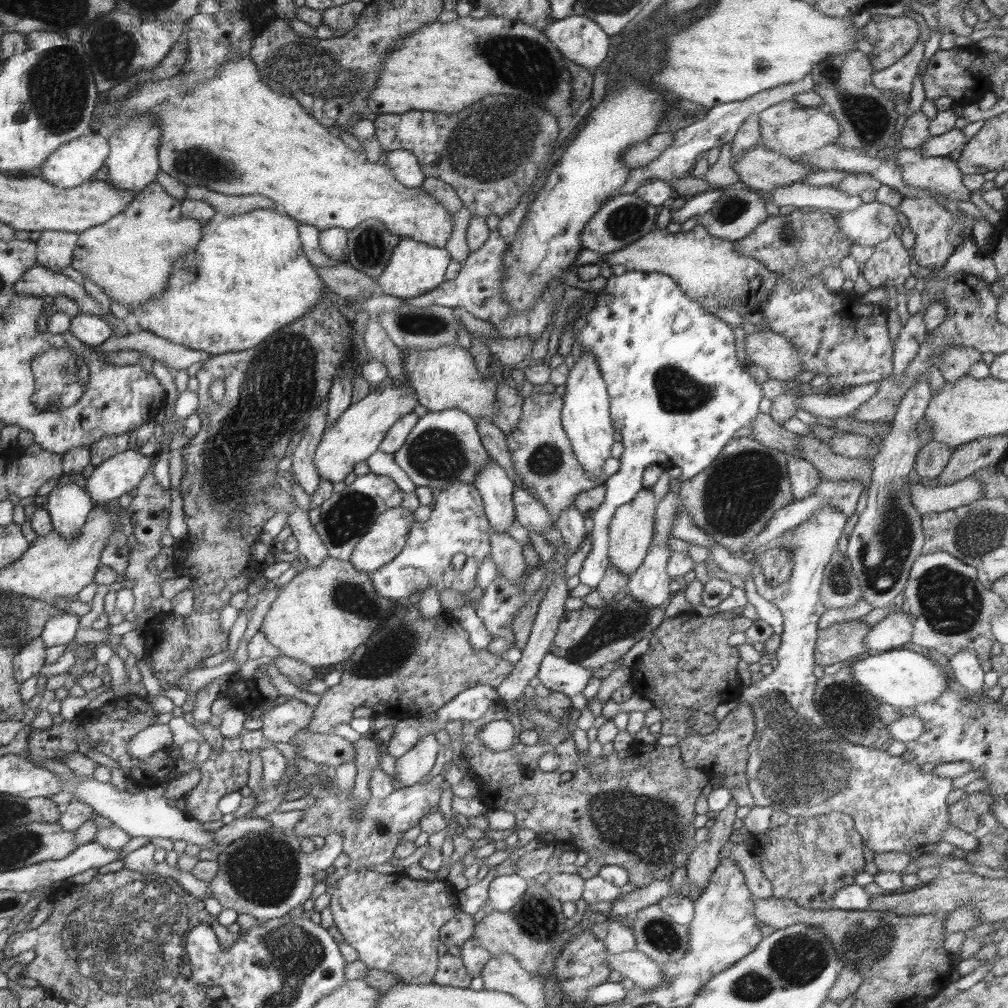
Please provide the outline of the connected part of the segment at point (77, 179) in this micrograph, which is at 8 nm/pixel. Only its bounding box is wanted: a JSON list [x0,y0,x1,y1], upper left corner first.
[38,132,110,188]

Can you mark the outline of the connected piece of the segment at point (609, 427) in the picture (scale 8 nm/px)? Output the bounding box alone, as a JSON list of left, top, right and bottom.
[563,352,616,485]

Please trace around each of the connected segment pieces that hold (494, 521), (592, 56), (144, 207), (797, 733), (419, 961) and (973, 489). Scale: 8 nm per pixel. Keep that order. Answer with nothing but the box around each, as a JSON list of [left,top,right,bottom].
[[474,459,516,533],[544,16,610,70],[72,182,204,310],[740,505,953,852],[326,868,456,984],[909,474,984,514]]

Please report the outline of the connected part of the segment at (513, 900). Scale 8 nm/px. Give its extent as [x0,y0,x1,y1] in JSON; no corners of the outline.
[488,873,529,912]

